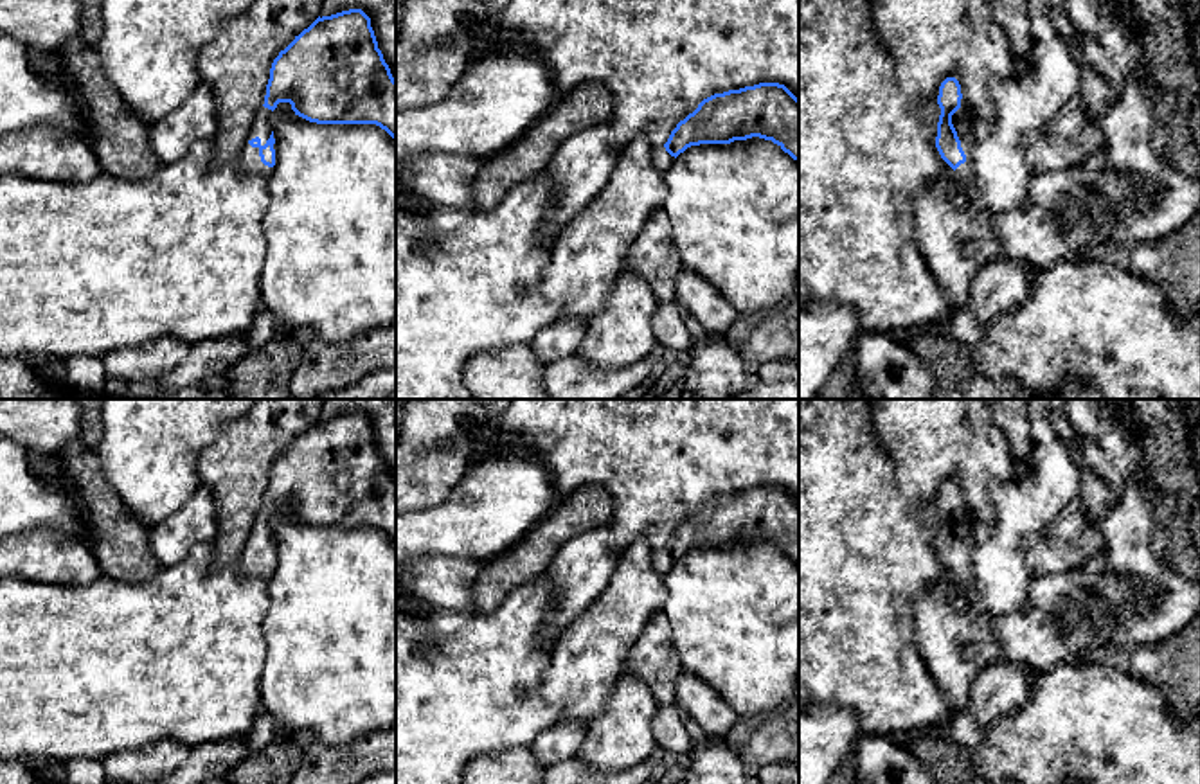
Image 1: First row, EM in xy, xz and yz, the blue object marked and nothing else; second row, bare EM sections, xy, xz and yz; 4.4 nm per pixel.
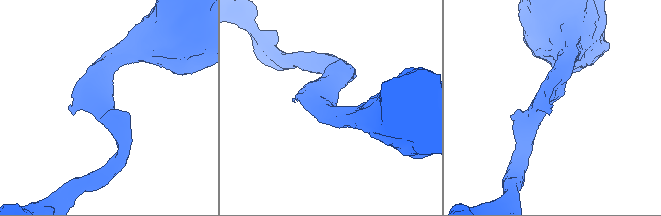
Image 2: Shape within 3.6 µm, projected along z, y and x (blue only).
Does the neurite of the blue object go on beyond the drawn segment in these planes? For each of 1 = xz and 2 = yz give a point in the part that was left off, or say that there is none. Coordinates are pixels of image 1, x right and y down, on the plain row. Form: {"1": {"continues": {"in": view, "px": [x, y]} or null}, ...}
{"1": {"continues": {"in": "xz", "px": [662, 563]}}, "2": {"continues": {"in": "yz", "px": [965, 574]}}}

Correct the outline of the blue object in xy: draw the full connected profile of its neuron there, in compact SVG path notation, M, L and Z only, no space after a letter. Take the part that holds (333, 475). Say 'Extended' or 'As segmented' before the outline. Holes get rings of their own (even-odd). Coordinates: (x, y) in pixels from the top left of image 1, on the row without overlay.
Extended. M362 412L318 419L273 462L266 498L237 559L243 574L270 579L270 520L279 505L290 505L309 525L376 527L396 541L396 482Z

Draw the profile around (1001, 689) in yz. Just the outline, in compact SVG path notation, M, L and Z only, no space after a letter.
M997 660L977 674L970 690L968 710L975 716L982 734L1002 716L1015 714L1027 701L1025 676L1031 669Z

